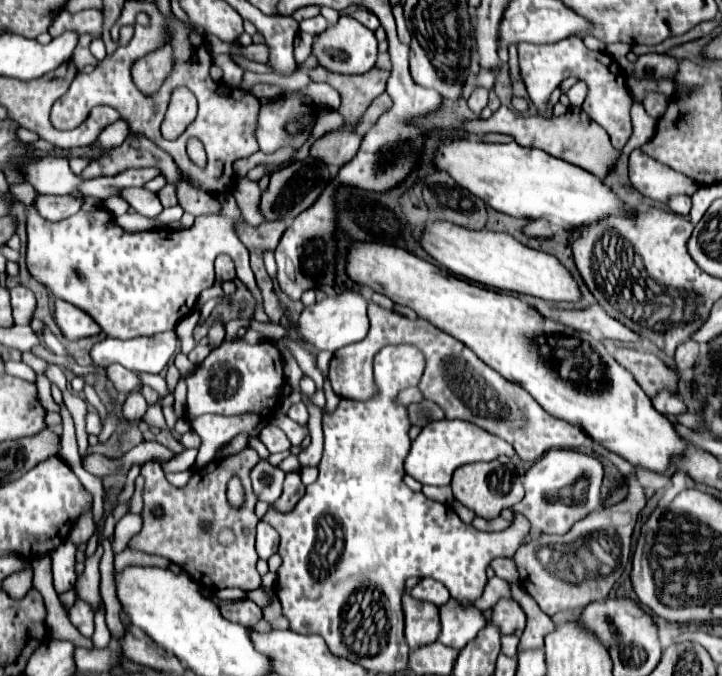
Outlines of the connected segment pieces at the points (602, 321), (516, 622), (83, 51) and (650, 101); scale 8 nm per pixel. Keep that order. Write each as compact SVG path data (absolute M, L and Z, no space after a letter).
M592 305L586 311L560 311L558 321L572 327L590 333L594 339L616 339L616 341L640 341L642 337L634 331L630 331L626 325L610 317L600 305Z
M514 599L498 601L498 605L492 609L490 623L500 629L500 635L512 635L516 629L524 629L526 615Z
M82 35L74 49L74 63L78 69L86 67L86 65L94 65L96 67L96 59L90 53L89 45L94 38L90 35Z
M648 93L646 99L644 99L644 109L654 119L662 117L662 113L666 111L666 105L668 105L668 97L662 97L662 95L656 95L656 93Z

